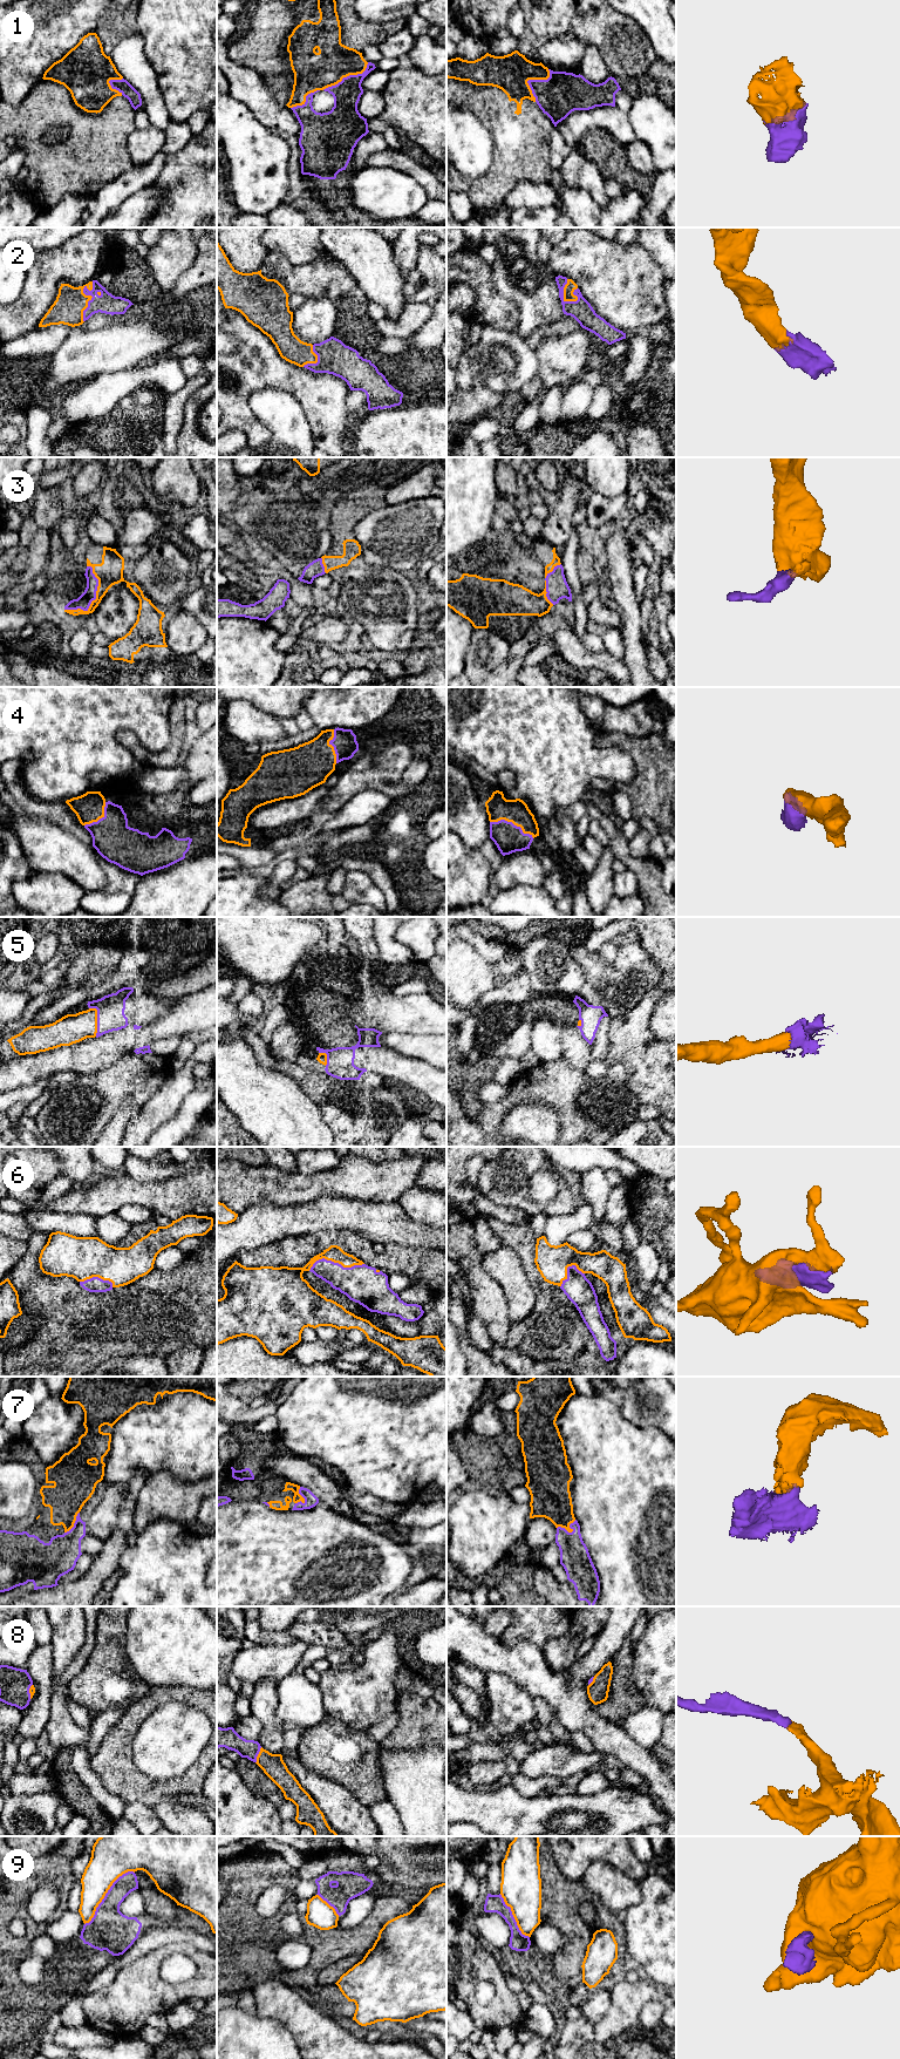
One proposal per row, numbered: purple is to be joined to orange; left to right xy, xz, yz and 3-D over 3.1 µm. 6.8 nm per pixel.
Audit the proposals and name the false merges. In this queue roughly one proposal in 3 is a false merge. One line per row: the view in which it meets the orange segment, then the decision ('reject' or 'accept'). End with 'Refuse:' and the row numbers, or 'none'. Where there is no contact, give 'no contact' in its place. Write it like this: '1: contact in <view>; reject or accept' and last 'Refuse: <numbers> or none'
1: contact in xz; accept
2: contact in xy; accept
3: contact in xy; accept
4: contact in yz; accept
5: contact in xy; accept
6: contact in xz; accept
7: contact in yz; accept
8: contact in xz; accept
9: contact in xy; reject
Refuse: 9

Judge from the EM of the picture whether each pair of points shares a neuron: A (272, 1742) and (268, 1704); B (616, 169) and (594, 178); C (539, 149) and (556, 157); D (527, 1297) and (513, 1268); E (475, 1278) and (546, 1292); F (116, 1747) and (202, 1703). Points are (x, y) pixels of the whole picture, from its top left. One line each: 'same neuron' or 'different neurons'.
A: same neuron
B: different neurons
C: different neurons
D: same neuron
E: different neurons
F: same neuron

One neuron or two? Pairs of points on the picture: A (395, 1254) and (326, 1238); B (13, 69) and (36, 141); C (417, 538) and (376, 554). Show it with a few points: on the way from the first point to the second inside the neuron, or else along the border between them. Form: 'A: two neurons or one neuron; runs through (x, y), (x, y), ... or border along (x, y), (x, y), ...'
A: one neuron; runs through (377, 1256), (343, 1238)
B: two neurons; border along (42, 79), (20, 102), (12, 106)
C: one neuron; runs through (407, 538), (391, 538), (387, 543)

